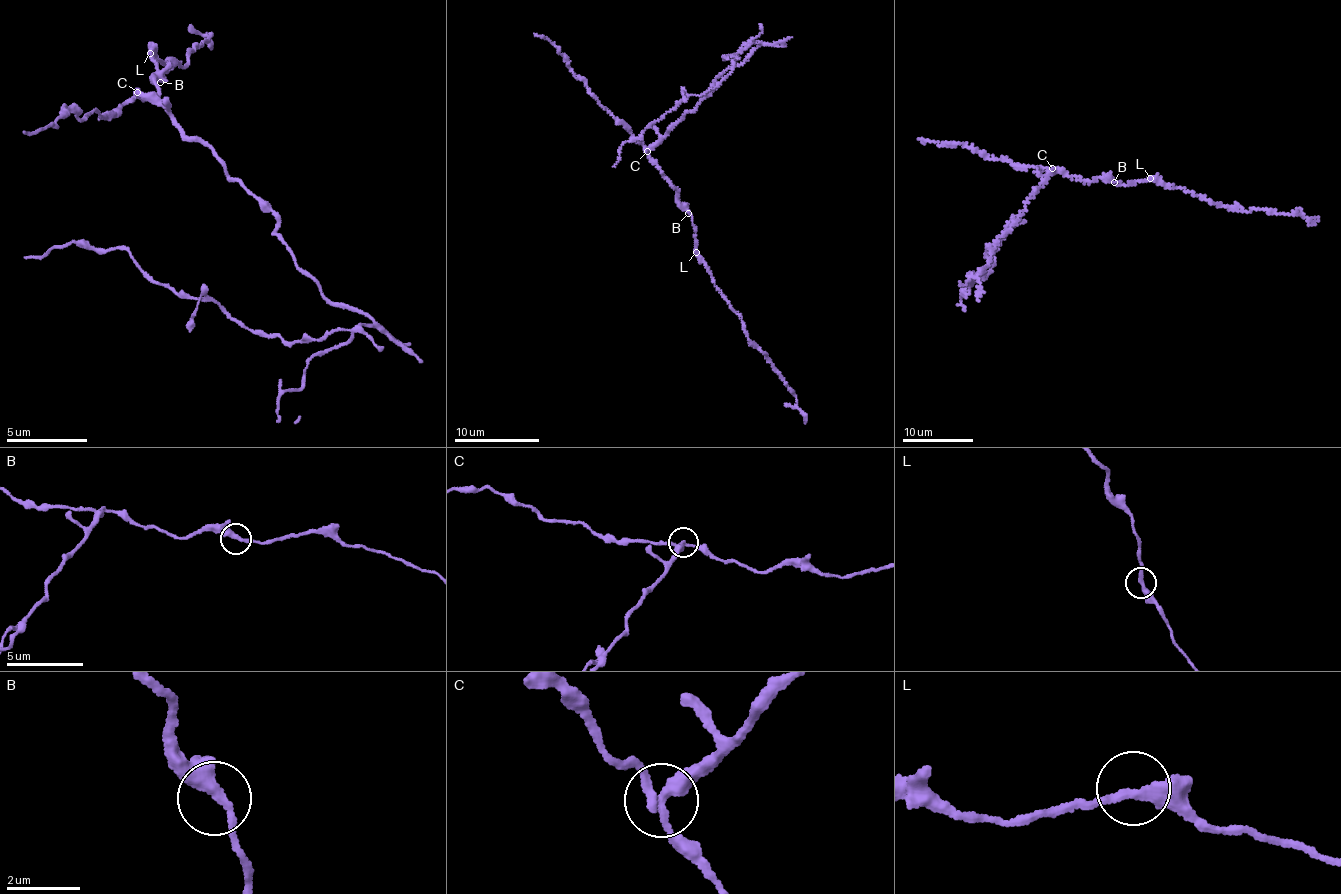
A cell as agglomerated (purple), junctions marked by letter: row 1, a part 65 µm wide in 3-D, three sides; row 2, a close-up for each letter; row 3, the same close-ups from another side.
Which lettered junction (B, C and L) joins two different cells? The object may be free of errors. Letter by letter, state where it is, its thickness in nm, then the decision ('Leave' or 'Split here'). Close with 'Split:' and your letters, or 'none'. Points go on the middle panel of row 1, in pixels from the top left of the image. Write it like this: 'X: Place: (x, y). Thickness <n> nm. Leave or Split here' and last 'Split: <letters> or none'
B: Place: (688, 213). Thickness 280 nm. Leave
C: Place: (647, 151). Thickness 280 nm. Split here
L: Place: (696, 252). Thickness 280 nm. Leave
Split: C

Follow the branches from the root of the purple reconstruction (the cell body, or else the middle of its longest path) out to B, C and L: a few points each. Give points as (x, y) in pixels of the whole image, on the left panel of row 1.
B: (177, 125), (134, 90), (142, 99), (143, 95), (150, 99), (157, 91), (151, 80), (160, 82)
C: (177, 125), (157, 105), (136, 91)
L: (177, 125), (134, 90), (150, 99), (157, 91), (151, 80), (158, 76), (165, 83), (150, 53)

